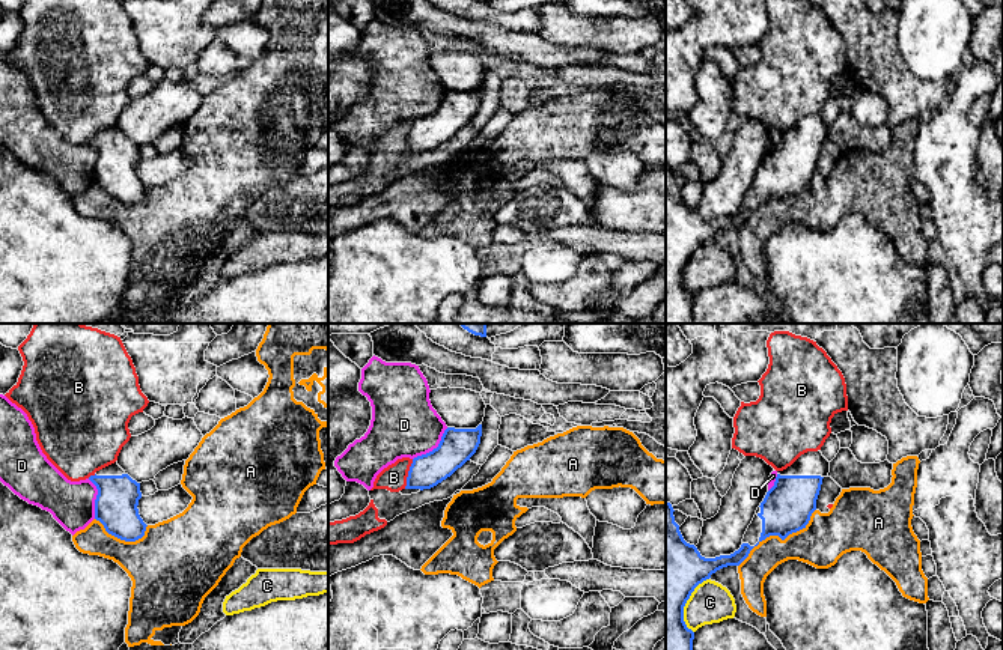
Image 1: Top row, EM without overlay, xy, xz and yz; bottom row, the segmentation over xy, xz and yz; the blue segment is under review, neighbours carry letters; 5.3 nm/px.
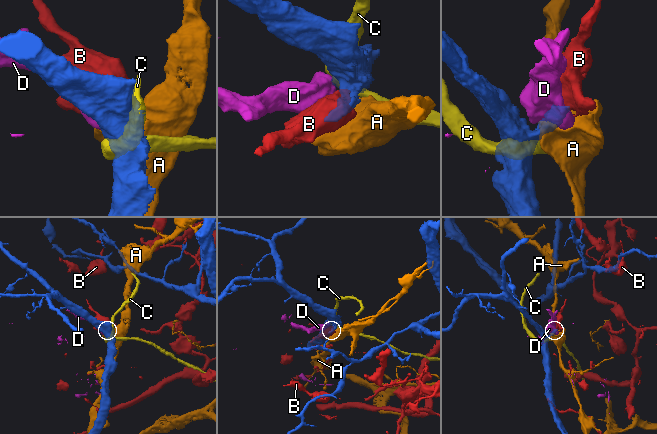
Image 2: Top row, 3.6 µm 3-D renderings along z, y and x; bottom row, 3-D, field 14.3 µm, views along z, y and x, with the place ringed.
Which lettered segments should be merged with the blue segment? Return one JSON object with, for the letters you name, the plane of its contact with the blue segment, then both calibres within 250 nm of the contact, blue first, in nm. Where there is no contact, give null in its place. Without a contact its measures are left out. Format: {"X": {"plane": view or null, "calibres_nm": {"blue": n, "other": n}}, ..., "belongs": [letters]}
{"belongs": []}

